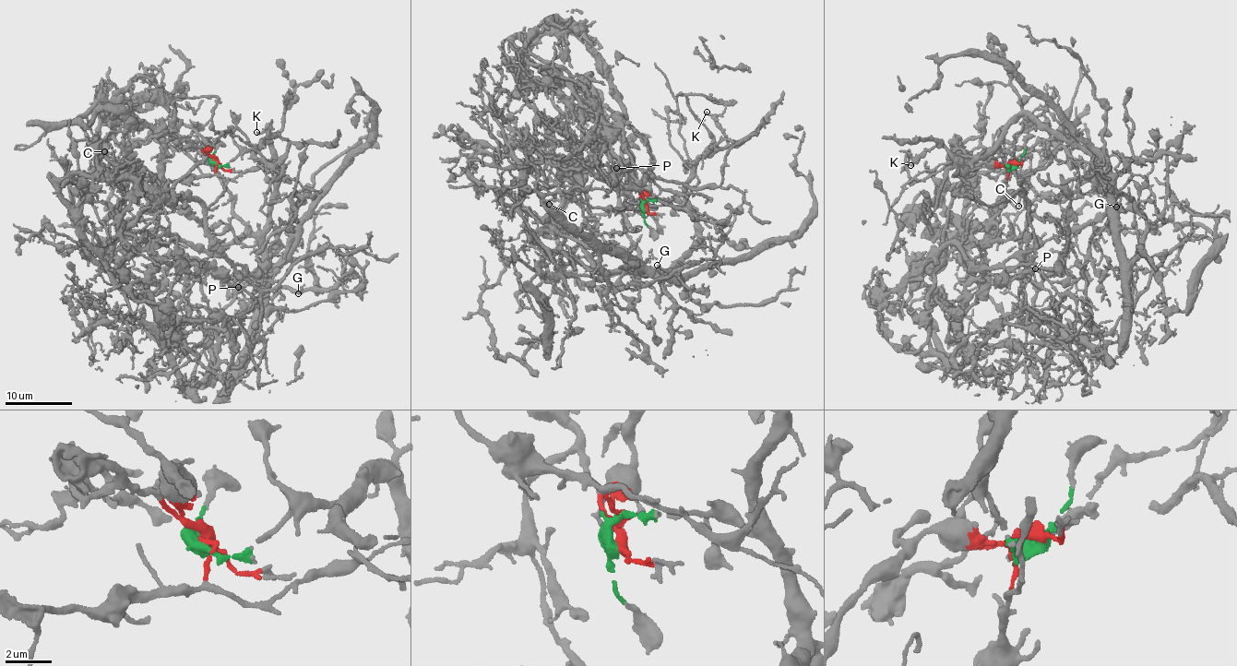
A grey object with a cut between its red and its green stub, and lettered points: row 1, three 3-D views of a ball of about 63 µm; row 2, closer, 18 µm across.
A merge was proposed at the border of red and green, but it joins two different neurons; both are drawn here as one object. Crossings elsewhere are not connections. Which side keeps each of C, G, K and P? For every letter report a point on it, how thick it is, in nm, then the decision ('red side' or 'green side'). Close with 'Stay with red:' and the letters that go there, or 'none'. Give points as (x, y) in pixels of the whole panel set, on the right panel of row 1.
C: place (1018, 206); calibre 200 nm; red side
G: place (1116, 207); calibre 110 nm; green side
K: place (910, 165); calibre 130 nm; green side
P: place (1035, 268); calibre 110 nm; red side
Stay with red: C, P

